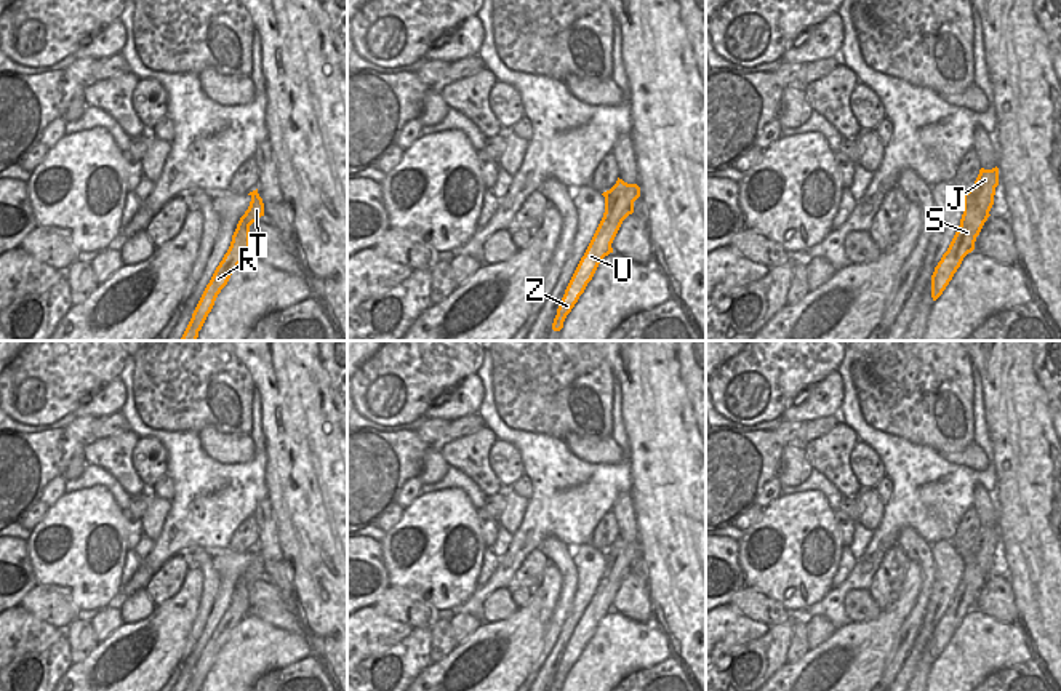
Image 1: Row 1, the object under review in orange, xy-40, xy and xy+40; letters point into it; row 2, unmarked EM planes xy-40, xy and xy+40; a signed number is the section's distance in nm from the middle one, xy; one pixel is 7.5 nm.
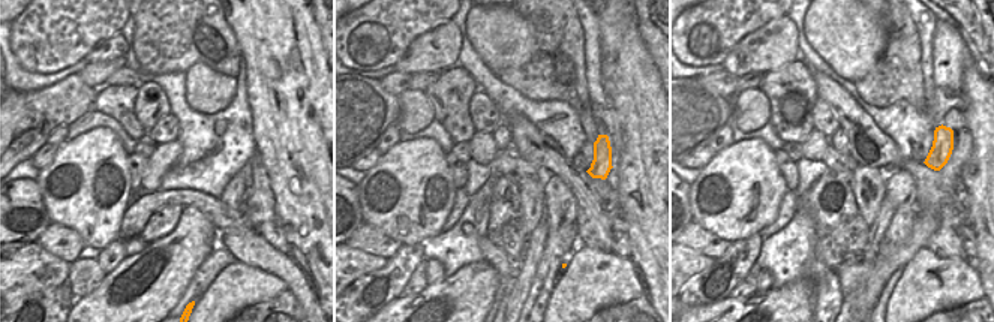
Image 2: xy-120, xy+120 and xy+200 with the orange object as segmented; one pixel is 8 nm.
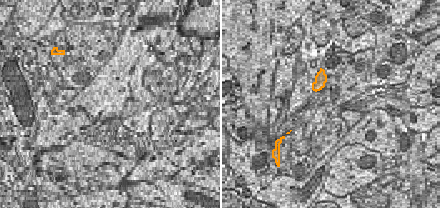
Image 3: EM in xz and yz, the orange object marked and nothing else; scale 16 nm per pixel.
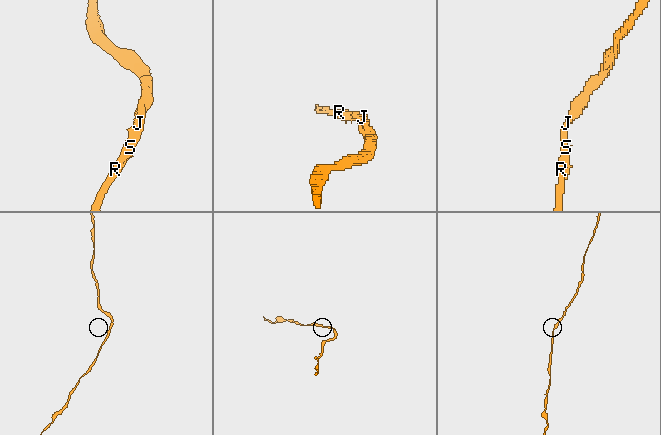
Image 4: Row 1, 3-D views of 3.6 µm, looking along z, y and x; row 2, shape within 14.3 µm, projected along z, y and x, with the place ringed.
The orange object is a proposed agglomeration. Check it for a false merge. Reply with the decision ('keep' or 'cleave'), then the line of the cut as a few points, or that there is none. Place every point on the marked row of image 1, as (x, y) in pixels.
keep; no cut

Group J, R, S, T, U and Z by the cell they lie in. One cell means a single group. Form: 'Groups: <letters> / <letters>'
Groups: J R S T U Z

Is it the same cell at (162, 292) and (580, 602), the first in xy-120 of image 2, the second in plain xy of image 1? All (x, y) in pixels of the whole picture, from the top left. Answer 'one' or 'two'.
two

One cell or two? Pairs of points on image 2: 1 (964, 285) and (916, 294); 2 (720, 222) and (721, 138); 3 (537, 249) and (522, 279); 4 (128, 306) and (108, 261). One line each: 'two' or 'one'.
1: one
2: two
3: one
4: two

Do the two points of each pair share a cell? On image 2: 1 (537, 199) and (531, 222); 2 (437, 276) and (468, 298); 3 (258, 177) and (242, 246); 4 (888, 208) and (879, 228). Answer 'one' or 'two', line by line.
1: one
2: two
3: two
4: one

